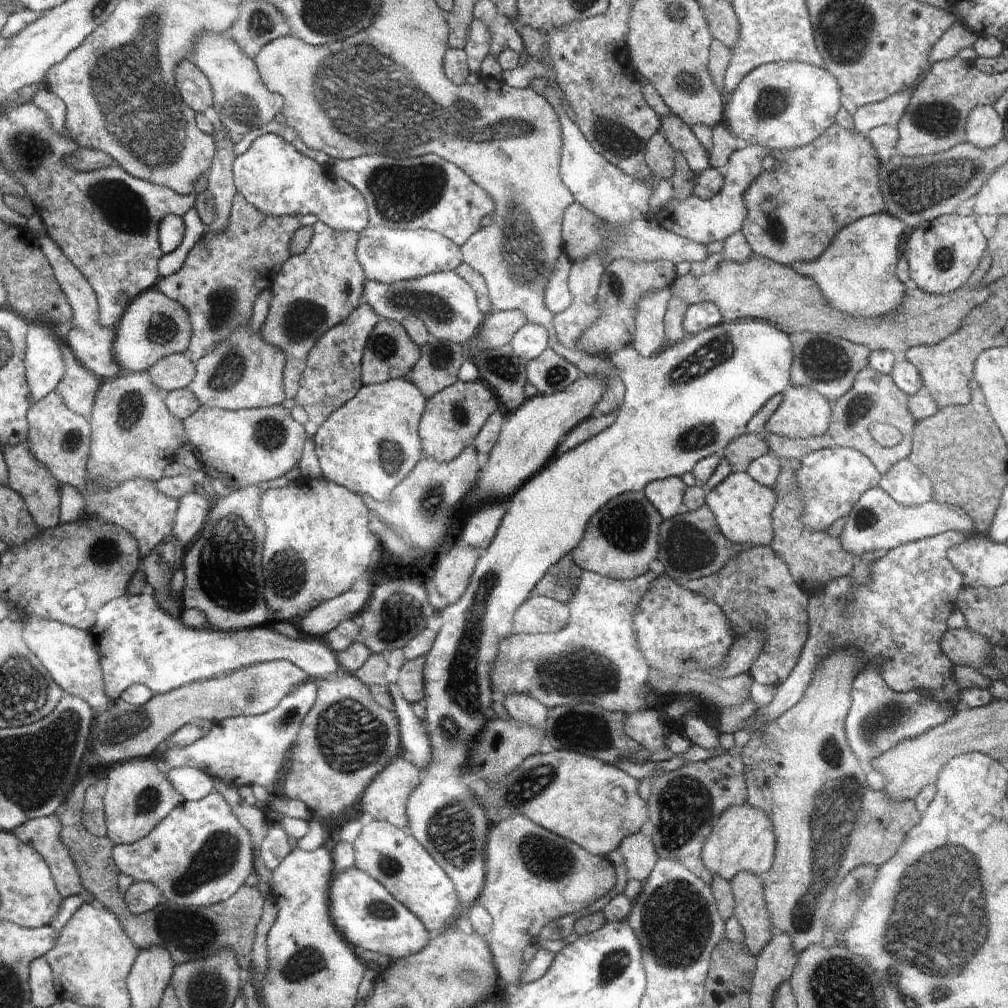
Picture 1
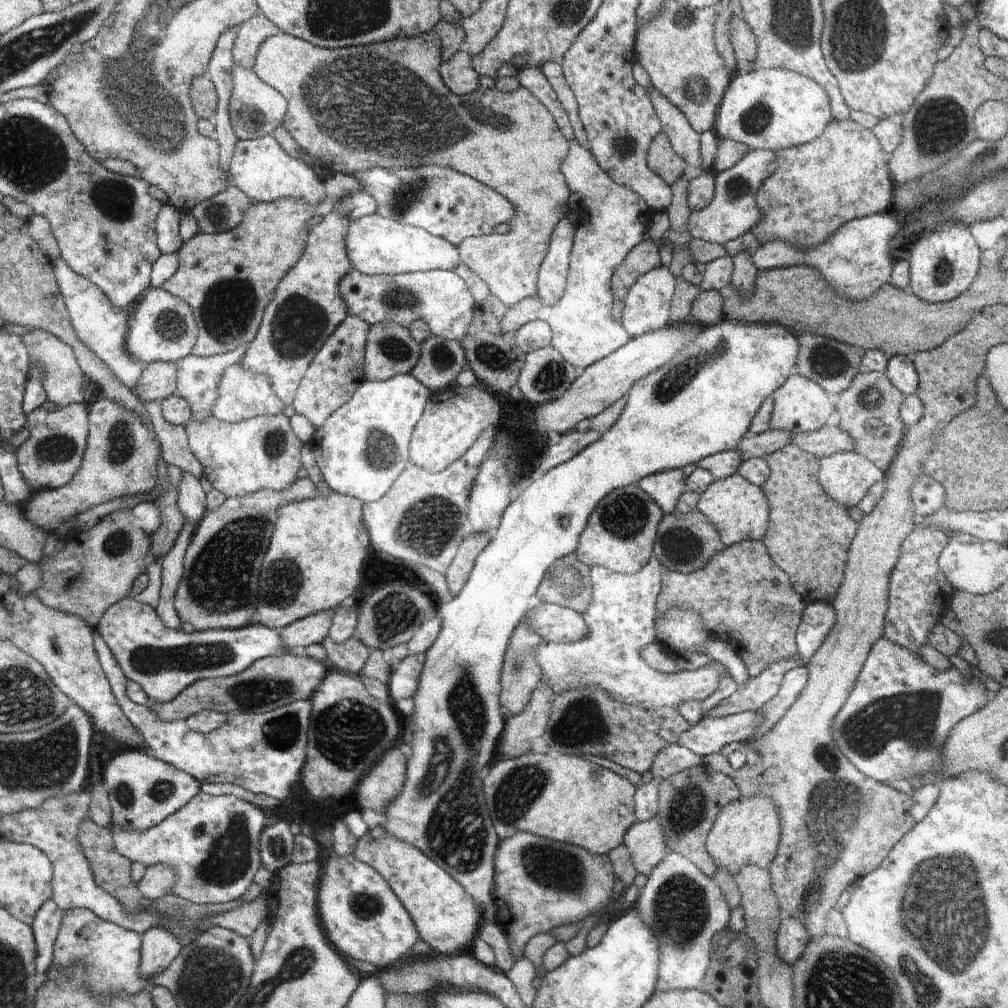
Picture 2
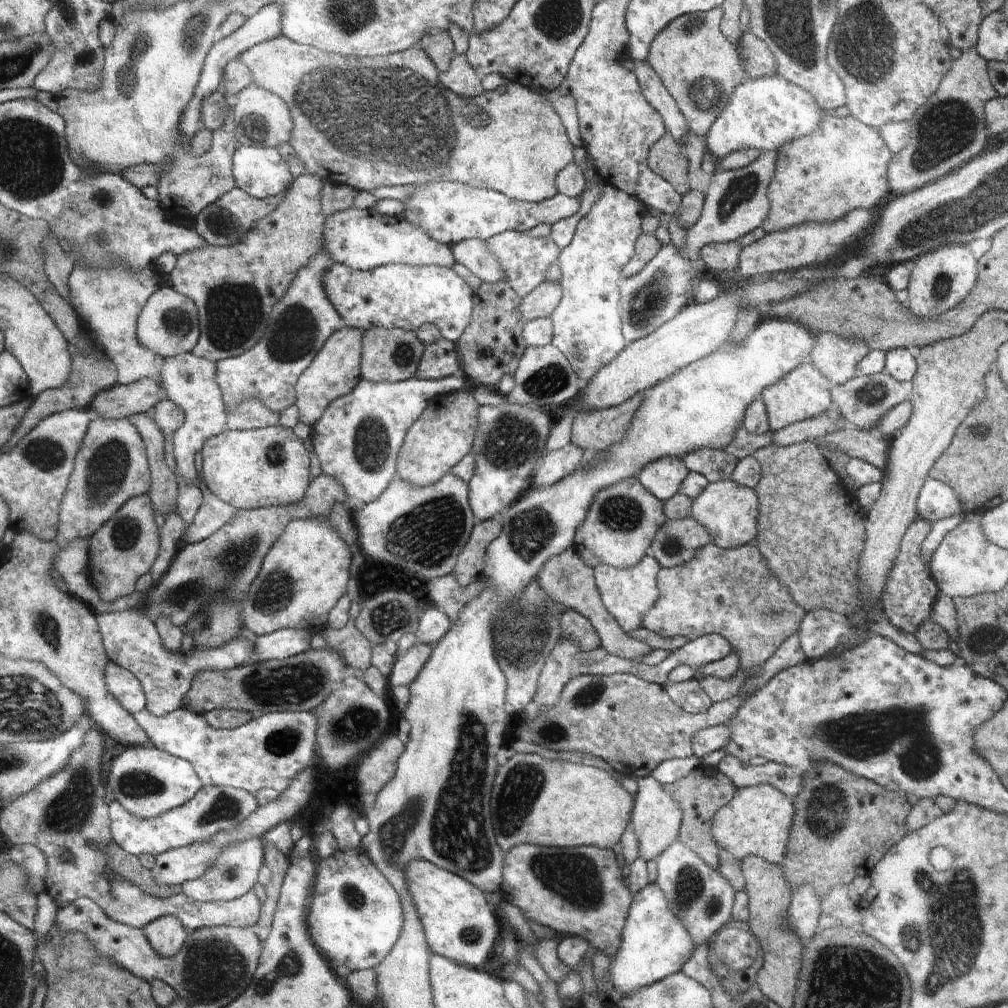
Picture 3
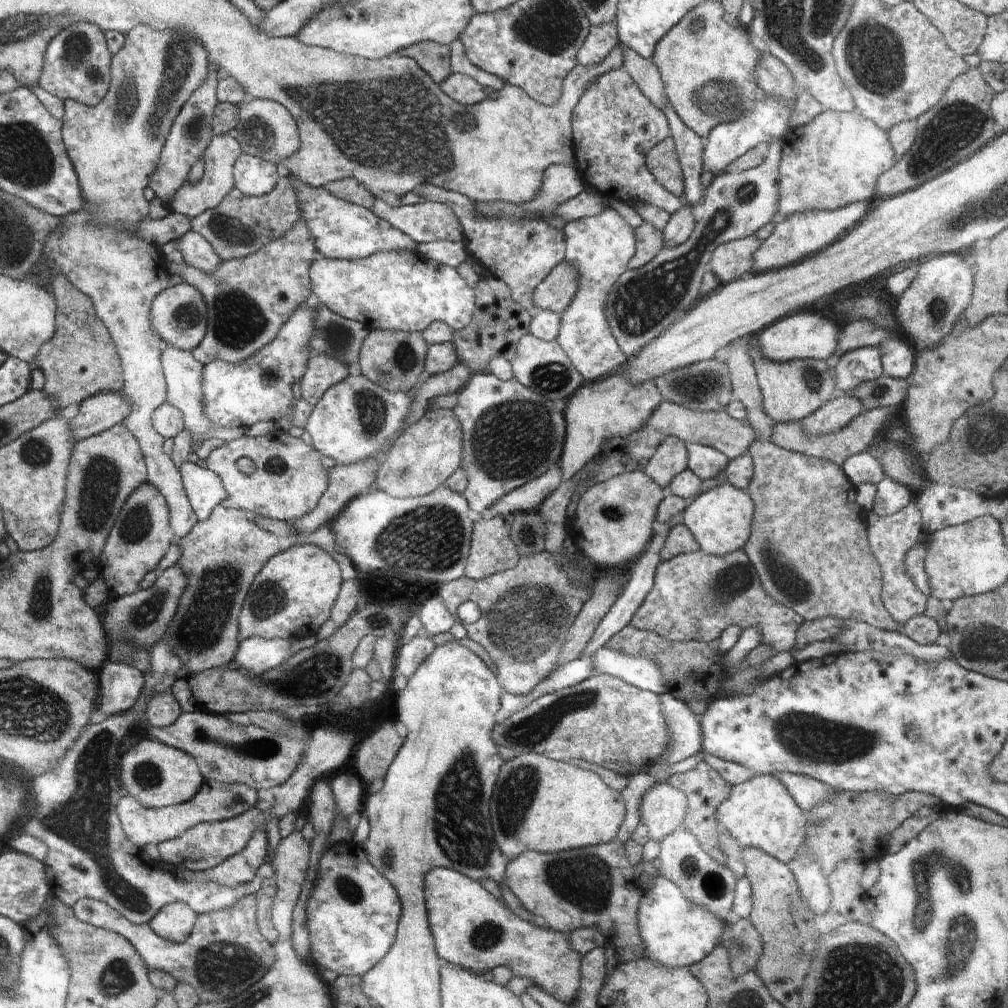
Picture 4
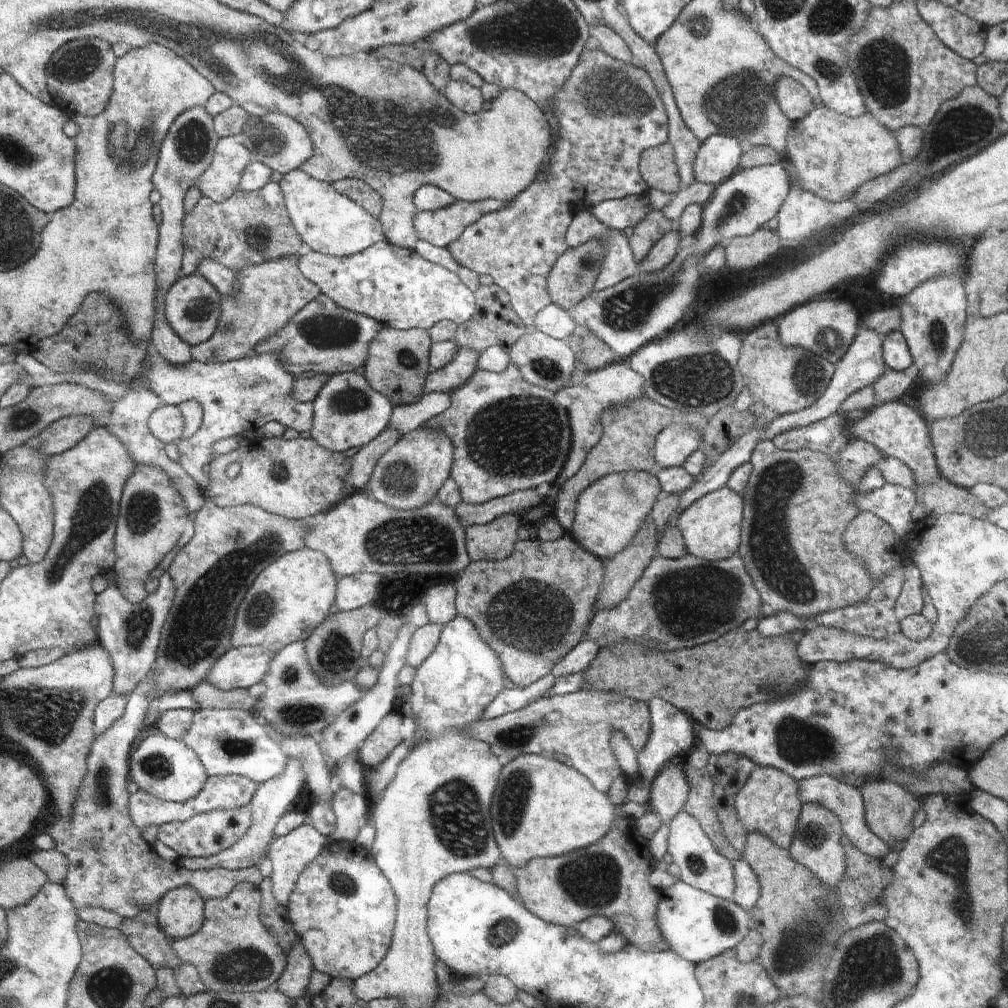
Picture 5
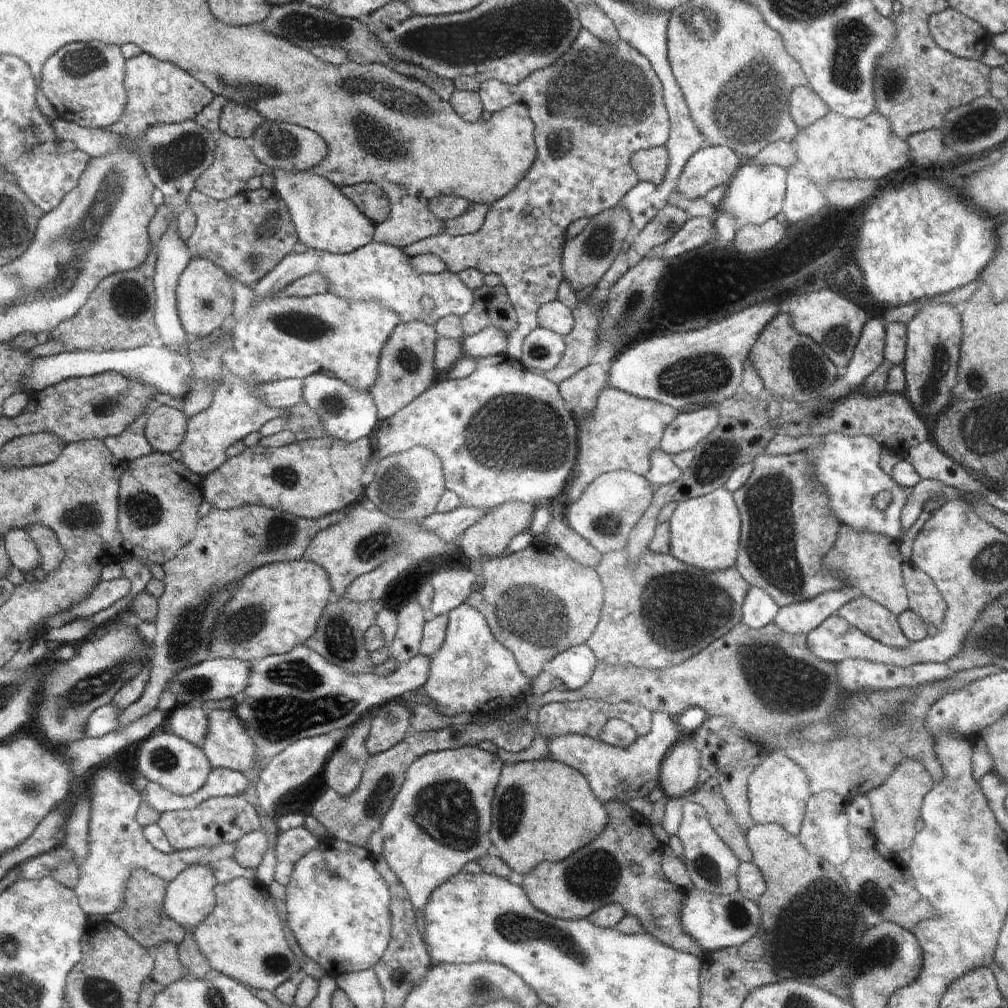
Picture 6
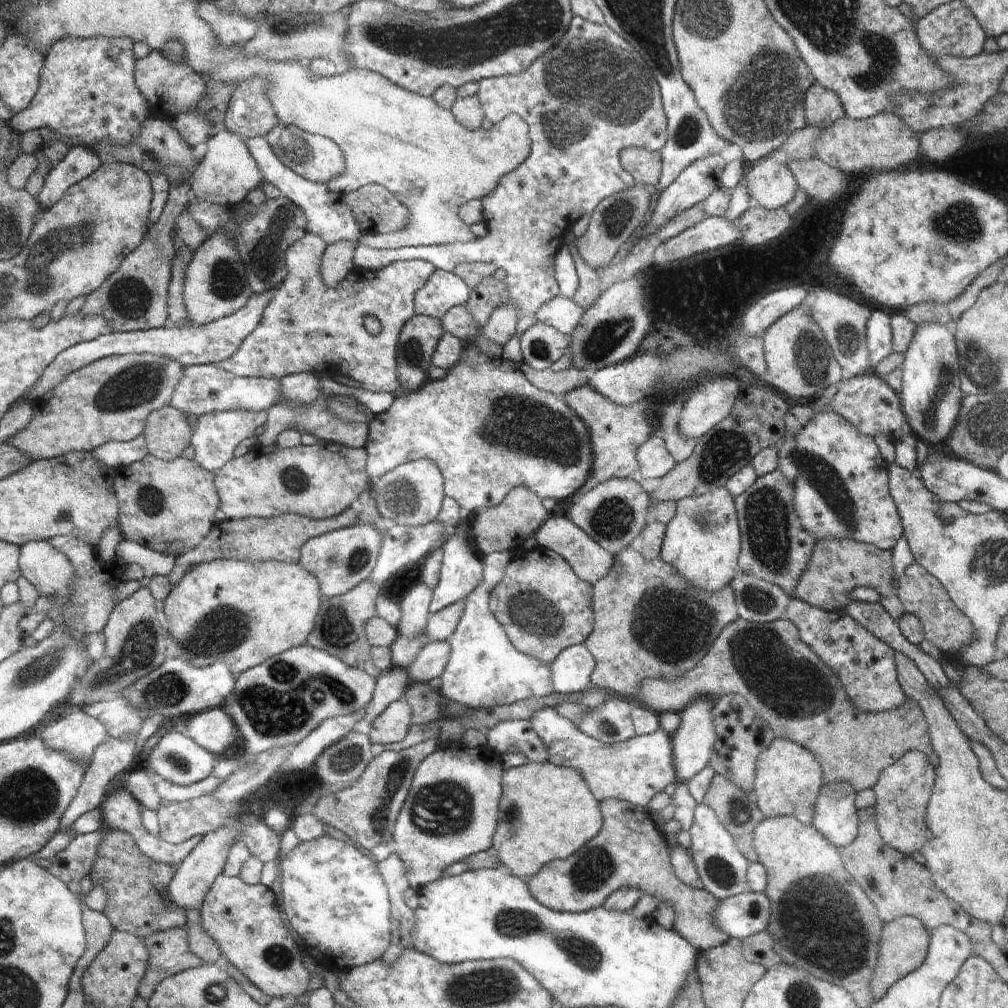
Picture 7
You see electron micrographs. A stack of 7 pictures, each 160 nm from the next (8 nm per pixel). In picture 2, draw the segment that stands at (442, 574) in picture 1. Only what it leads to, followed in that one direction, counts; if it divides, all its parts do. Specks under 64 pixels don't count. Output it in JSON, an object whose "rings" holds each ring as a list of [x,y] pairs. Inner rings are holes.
{"rings":[[[473,532],[460,543],[454,560],[444,574],[452,594],[458,594],[462,590],[473,569],[476,557],[488,546],[492,536],[492,532]]]}

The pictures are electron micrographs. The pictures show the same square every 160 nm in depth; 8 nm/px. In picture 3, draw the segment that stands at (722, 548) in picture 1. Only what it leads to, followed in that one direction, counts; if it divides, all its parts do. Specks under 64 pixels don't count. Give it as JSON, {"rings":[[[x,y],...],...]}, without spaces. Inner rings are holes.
{"rings":[[[694,518],[667,520],[658,530],[650,546],[654,559],[664,568],[676,568],[690,562],[697,550],[712,544],[708,528],[703,528]]]}

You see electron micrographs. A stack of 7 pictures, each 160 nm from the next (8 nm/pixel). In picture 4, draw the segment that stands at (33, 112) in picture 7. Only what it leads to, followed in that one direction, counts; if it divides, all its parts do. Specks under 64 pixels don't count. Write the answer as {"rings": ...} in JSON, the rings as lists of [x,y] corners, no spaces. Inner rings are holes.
{"rings":[[[86,21],[74,22],[62,29],[48,44],[39,86],[64,101],[72,99],[89,107],[96,106],[110,86],[112,57],[100,27]]]}

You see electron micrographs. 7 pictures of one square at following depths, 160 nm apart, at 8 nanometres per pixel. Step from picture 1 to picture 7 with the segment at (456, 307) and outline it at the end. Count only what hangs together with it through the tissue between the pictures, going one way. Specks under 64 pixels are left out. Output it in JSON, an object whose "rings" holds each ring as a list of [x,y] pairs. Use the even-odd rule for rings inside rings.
{"rings":[[[436,269],[414,295],[415,314],[442,317],[453,306],[465,305],[470,298],[471,288],[453,272]],[[270,288],[270,290],[262,292],[262,294],[253,294],[246,302],[246,306],[239,312],[208,325],[171,325],[170,327],[148,329],[146,331],[111,332],[108,335],[101,335],[95,340],[76,344],[56,356],[53,363],[42,372],[38,384],[34,384],[34,388],[21,400],[31,403],[37,400],[38,396],[46,394],[48,390],[58,386],[69,373],[78,371],[85,365],[90,365],[92,362],[110,356],[152,354],[176,360],[182,368],[192,365],[218,365],[222,360],[230,358],[238,350],[238,346],[249,335],[254,335],[255,331],[262,325],[265,309],[269,302],[275,298],[276,292],[276,288]]]}

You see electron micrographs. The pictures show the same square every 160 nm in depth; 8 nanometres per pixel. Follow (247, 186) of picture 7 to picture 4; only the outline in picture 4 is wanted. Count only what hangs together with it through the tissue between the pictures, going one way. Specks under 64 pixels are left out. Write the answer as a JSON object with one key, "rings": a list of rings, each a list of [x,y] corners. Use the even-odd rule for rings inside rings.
{"rings":[[[229,135],[213,136],[210,144],[205,148],[204,175],[196,186],[184,183],[175,194],[174,200],[169,206],[176,213],[182,213],[187,217],[201,215],[202,212],[216,208],[222,199],[235,187],[233,168],[238,157],[244,152],[238,141]]]}

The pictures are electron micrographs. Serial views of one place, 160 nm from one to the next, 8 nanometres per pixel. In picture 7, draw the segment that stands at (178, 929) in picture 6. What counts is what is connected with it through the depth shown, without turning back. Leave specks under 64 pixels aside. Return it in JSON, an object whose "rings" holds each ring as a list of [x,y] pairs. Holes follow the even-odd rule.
{"rings":[[[124,832],[106,833],[96,854],[98,858],[94,860],[90,875],[91,886],[97,883],[106,890],[108,902],[103,914],[113,929],[132,934],[143,941],[144,937],[154,932],[185,927],[187,918],[184,910],[170,902],[168,886],[175,868],[158,864],[144,856]]]}

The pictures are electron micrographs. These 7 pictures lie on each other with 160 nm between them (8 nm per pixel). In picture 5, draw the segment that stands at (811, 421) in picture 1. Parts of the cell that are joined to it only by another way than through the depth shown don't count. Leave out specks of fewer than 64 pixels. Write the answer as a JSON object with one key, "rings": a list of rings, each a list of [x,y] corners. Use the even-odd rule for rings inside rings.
{"rings":[[[772,321],[760,323],[748,331],[738,364],[745,388],[776,415],[793,413],[814,404],[824,394],[835,371],[835,365],[819,354],[801,346],[786,346]]]}

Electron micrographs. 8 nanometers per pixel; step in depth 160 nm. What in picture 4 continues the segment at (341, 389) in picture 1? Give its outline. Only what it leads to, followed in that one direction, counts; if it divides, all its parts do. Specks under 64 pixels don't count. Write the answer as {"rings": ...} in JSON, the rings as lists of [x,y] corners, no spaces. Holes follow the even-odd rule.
{"rings":[[[326,355],[312,357],[301,378],[301,398],[307,402],[308,407],[313,408],[331,386],[342,382],[348,375],[349,366],[338,359]]]}

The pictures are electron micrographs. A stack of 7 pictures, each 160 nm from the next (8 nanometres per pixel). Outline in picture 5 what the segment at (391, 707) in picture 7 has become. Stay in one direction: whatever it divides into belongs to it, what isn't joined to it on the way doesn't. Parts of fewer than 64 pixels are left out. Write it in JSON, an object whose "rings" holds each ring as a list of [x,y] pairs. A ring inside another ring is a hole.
{"rings":[[[390,711],[374,729],[374,732],[364,740],[358,748],[359,758],[364,767],[378,766],[401,743],[400,724],[403,714]]]}

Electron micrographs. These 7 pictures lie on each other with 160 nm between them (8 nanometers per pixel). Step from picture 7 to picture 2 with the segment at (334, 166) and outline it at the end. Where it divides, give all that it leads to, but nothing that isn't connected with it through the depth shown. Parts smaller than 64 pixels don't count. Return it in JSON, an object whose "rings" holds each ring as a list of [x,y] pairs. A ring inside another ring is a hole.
{"rings":[[[235,64],[232,70],[232,82],[234,89],[228,112],[233,132],[239,140],[255,140],[273,135],[276,128],[283,126],[287,101],[280,92],[262,82],[252,69],[238,64]]]}

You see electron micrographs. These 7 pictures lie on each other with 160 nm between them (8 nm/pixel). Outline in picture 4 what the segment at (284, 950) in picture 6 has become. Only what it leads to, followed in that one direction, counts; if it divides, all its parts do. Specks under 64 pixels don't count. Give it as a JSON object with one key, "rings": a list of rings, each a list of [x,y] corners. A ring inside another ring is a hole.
{"rings":[[[254,893],[241,896],[230,908],[210,911],[195,918],[190,936],[181,943],[164,940],[145,925],[135,925],[103,902],[91,898],[78,900],[71,908],[82,922],[112,931],[133,944],[148,970],[169,972],[178,982],[187,982],[204,1003],[236,998],[255,985],[274,964],[273,946],[256,925]]]}

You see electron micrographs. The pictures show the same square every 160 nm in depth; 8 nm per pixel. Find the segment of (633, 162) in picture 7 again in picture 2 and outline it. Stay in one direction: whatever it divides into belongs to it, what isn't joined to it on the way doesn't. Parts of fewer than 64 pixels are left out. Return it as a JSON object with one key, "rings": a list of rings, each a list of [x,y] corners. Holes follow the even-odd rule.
{"rings":[[[664,132],[652,139],[647,152],[647,164],[668,186],[684,176],[684,168],[687,166],[685,160],[672,148],[668,135]]]}

